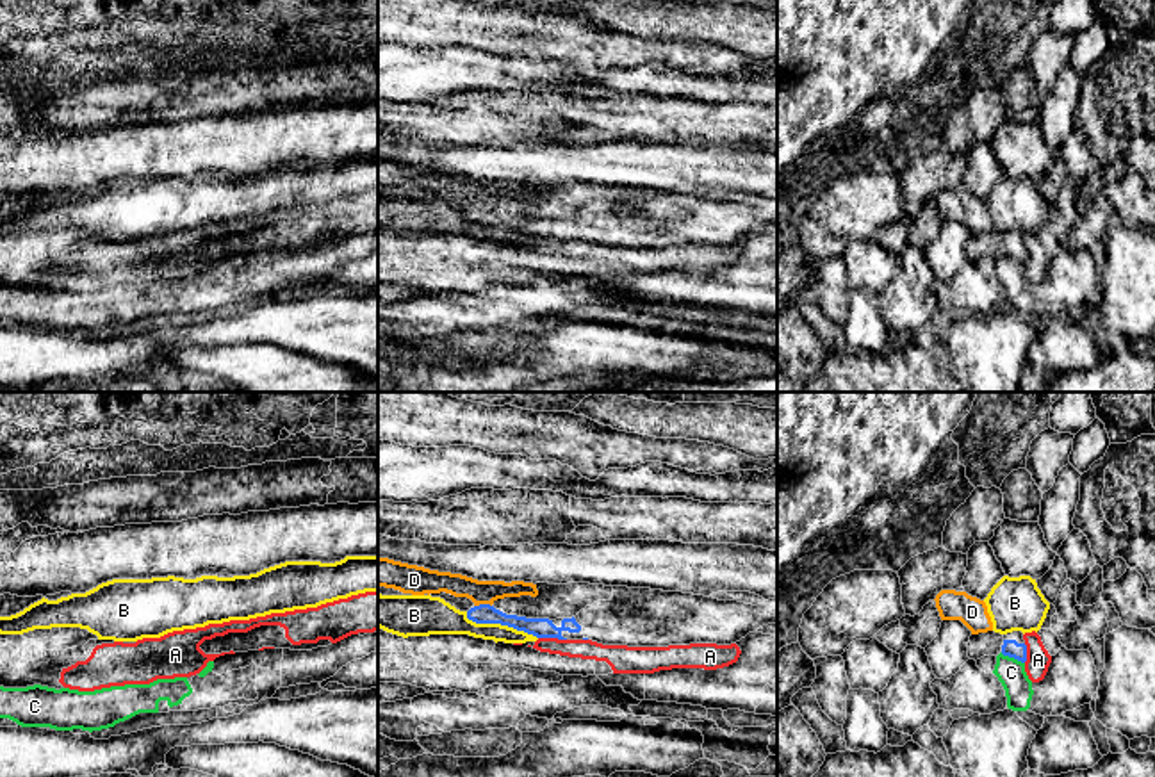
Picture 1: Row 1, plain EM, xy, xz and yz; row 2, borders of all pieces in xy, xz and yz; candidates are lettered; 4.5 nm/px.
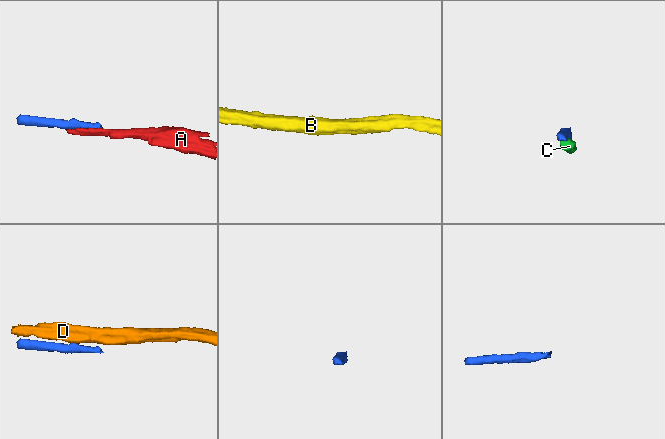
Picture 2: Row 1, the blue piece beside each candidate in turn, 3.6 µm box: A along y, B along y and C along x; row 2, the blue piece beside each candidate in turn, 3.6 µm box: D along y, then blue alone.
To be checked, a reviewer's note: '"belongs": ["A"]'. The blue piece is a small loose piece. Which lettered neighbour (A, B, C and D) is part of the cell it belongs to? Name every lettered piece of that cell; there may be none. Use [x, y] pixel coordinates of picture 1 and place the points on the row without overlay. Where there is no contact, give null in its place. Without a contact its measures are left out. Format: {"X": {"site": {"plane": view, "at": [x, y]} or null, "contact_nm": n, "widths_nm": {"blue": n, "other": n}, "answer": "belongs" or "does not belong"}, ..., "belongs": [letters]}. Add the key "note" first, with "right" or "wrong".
{"note": "wrong", "A": {"site": {"plane": "xz", "at": [553, 237]}, "contact_nm": 130, "widths_nm": {"blue": 100, "other": 90}, "answer": "does not belong"}, "B": {"site": {"plane": "xz", "at": [499, 223]}, "contact_nm": 340, "widths_nm": {"blue": 100, "other": 140}, "answer": "does not belong"}, "C": {"site": {"plane": "yz", "at": [1013, 257]}, "contact_nm": 120, "widths_nm": {"blue": 80, "other": 130}, "answer": "does not belong"}, "D": {"site": {"plane": "xz", "at": [482, 205]}, "contact_nm": 80, "widths_nm": {"blue": 90, "other": 110}, "answer": "does not belong"}, "belongs": []}

